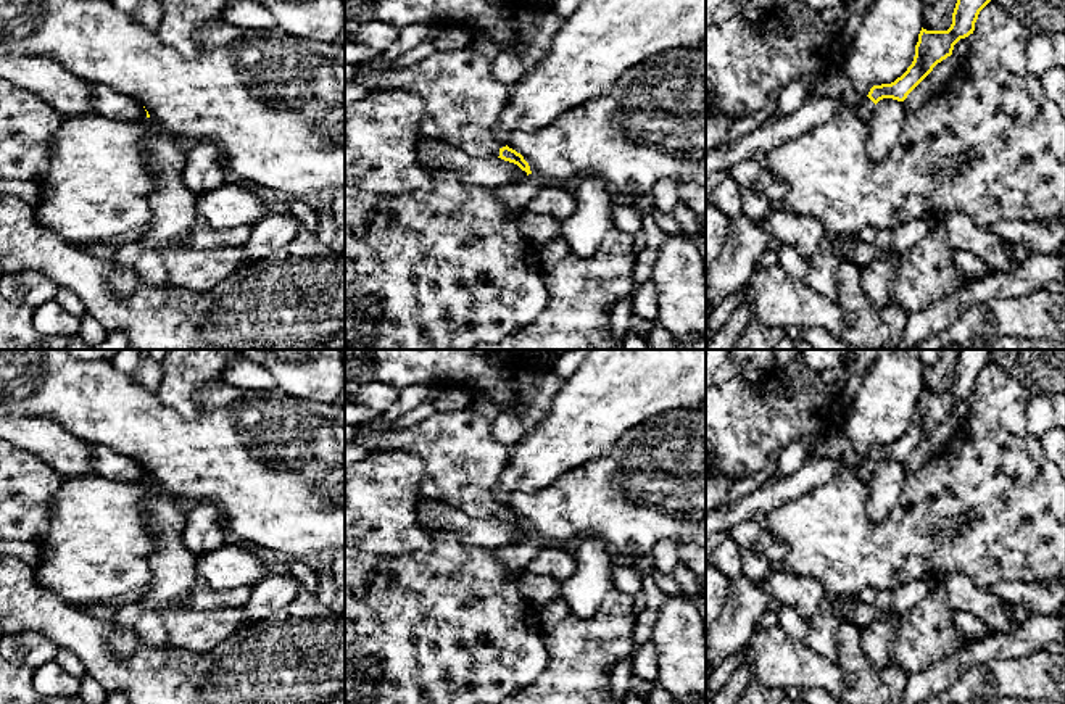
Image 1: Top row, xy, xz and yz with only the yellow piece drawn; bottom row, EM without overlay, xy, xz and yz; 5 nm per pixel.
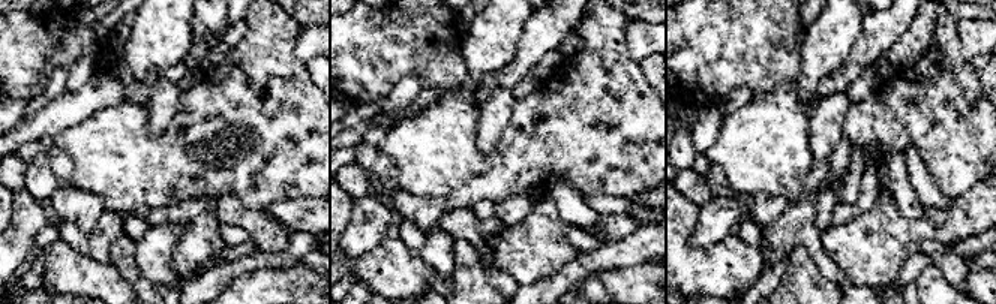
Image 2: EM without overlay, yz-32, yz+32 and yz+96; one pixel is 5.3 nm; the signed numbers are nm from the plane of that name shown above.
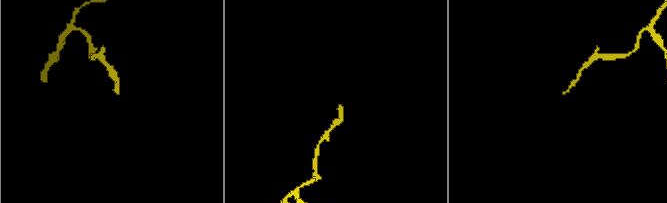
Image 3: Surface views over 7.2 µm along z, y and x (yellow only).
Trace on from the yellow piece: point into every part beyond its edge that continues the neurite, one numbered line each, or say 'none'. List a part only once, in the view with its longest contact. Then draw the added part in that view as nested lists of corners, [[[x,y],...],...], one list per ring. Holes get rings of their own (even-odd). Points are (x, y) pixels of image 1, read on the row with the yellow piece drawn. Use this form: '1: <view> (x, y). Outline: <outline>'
1: xz (463, 100). Outline: [[[477,42],[466,50],[435,52],[408,68],[387,64],[383,55],[379,55],[356,68],[353,82],[363,84],[367,93],[380,89],[401,89],[414,93],[424,101],[421,121],[424,137],[448,142],[470,158],[498,158],[506,140],[496,137],[493,127],[506,106],[511,85],[493,77],[491,63],[480,53]]]

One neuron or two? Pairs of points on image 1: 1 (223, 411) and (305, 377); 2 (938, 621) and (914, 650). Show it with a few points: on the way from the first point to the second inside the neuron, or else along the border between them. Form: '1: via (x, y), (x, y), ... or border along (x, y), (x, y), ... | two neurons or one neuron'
1: border along (277, 387), (287, 395), (314, 401) | two neurons
2: via (932, 627), (917, 643) | one neuron

